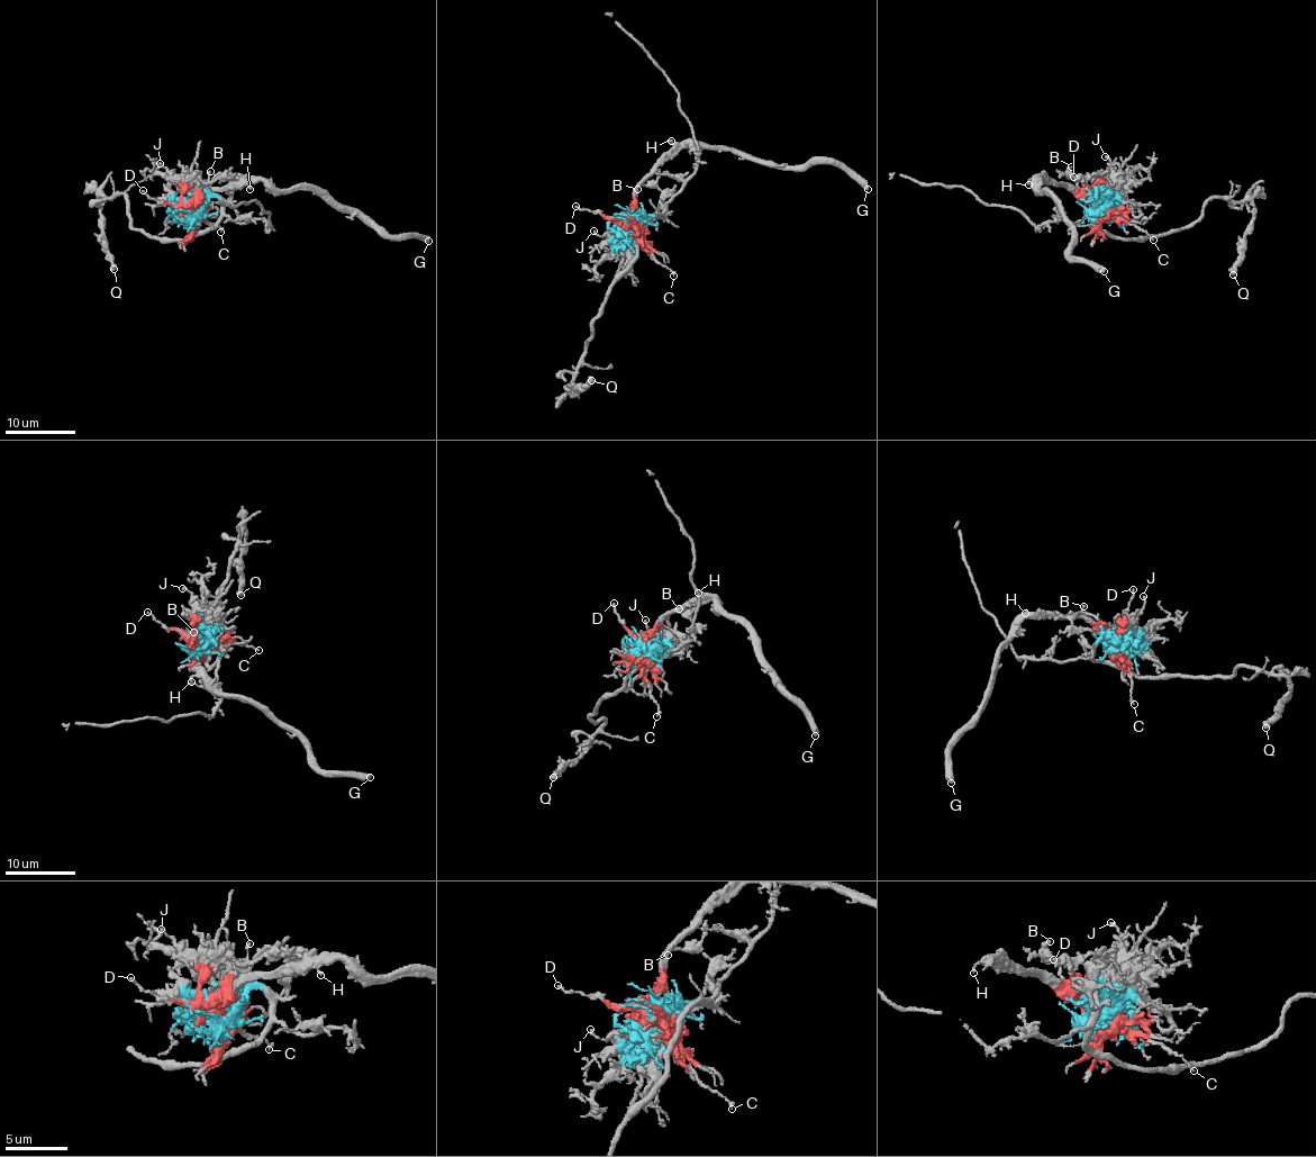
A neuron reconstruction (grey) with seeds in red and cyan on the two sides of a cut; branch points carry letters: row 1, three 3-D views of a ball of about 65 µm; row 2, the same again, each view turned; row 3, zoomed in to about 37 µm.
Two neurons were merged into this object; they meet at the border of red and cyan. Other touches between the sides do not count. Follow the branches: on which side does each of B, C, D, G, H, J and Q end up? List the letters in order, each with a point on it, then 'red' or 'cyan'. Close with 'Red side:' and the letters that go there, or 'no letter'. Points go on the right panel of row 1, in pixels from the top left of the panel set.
B: at (1071, 166); cyan
C: at (1153, 240); red
D: at (1073, 177); red
G: at (1104, 271); red
H: at (1028, 184); red
J: at (1105, 156); cyan
Q: at (1233, 274); cyan
Red side: C, D, G, H

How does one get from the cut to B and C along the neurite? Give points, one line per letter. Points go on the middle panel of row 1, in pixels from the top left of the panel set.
B: (631, 224), (641, 216), (635, 208), (637, 189)
C: (631, 225), (637, 242), (673, 276)

